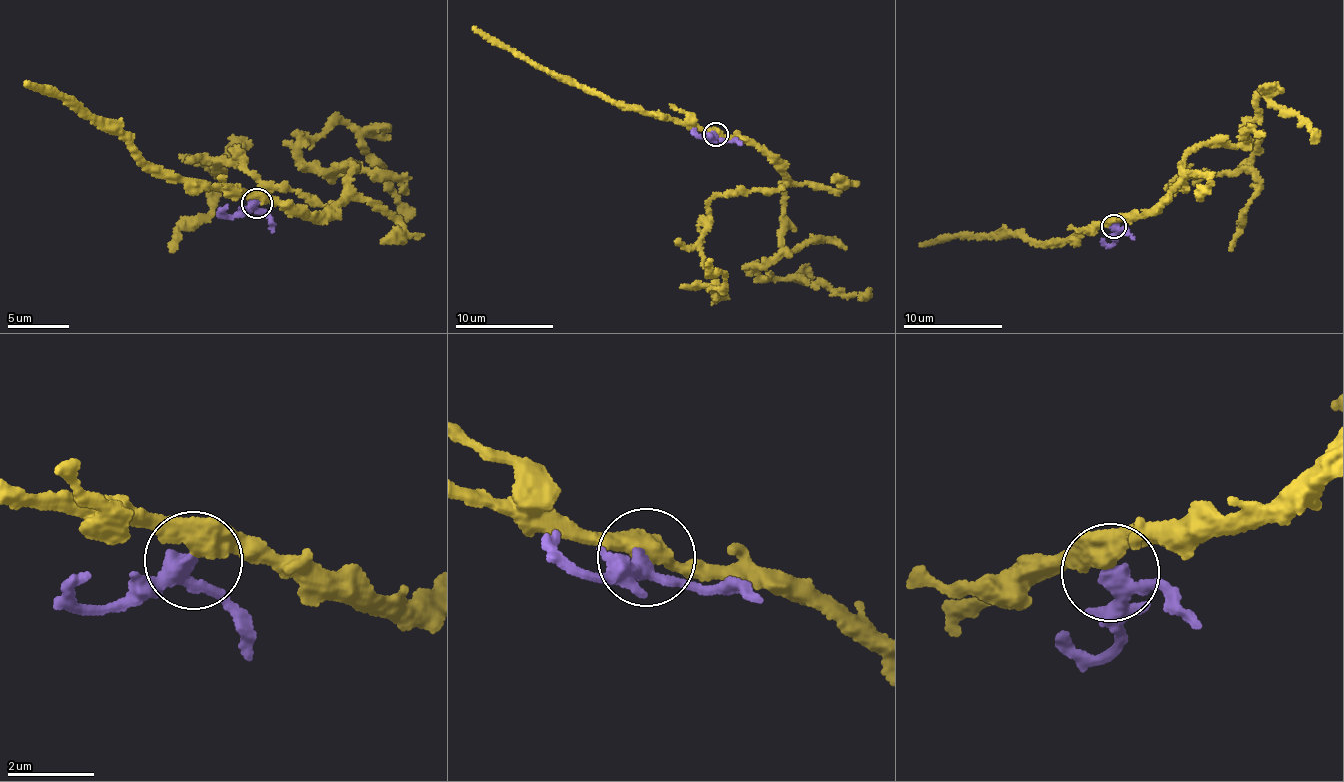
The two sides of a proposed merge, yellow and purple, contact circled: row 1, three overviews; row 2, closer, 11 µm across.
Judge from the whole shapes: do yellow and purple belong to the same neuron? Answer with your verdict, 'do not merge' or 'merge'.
do not merge

